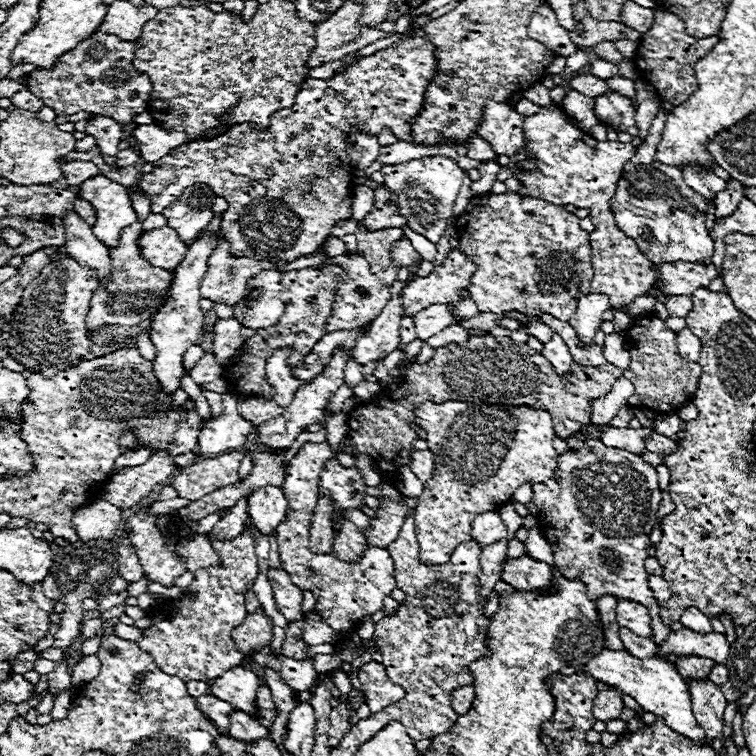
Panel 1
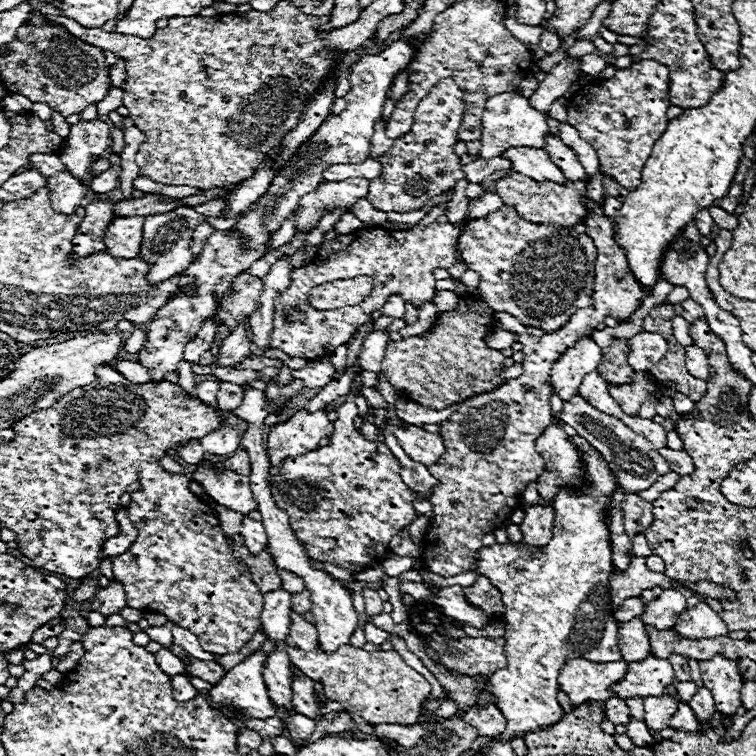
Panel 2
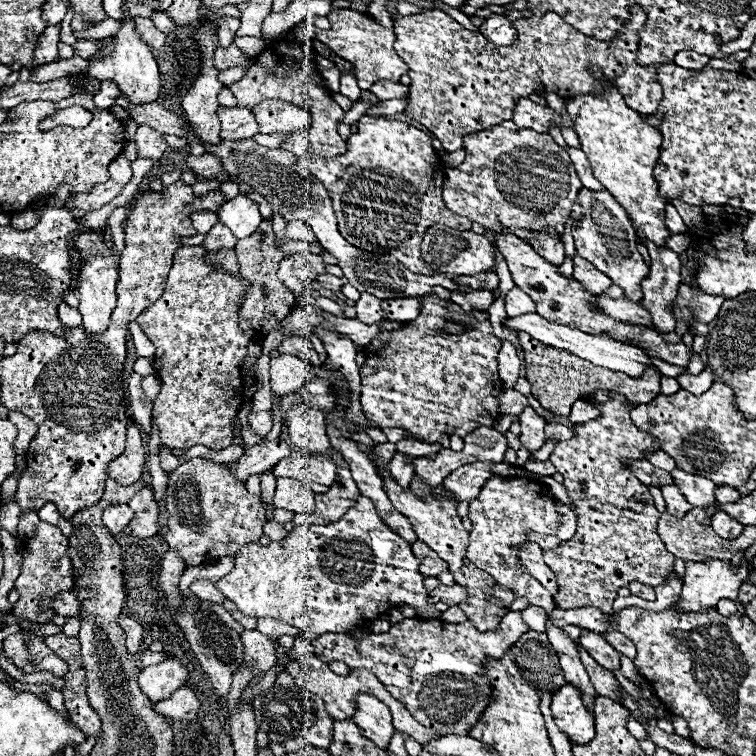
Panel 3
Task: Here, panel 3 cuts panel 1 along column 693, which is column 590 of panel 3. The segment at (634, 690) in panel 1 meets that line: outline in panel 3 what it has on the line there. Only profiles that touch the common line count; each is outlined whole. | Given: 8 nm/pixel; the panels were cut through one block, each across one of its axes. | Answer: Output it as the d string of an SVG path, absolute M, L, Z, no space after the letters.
M566 684L552 696L552 716L562 732L574 742L586 744L594 736L594 718L584 706L582 694L576 686Z

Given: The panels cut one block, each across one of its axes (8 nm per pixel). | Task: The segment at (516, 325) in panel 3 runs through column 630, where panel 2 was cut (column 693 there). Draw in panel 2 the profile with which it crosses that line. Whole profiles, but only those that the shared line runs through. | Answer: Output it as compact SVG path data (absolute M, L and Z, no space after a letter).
M686 346L686 368L692 376L698 376L700 380L710 378L710 364L702 348L698 346Z

